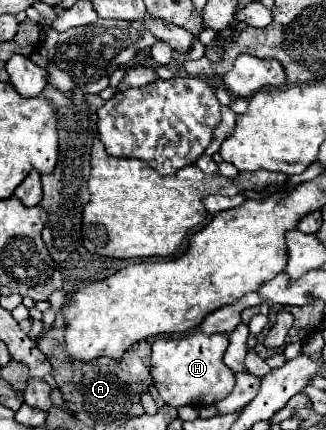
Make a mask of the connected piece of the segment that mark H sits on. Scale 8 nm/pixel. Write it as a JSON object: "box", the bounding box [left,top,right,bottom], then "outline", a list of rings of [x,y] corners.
{"box":[150,330,234,406],"outline":[[[200,330],[182,338],[156,338],[152,342],[150,376],[158,396],[168,406],[208,406],[226,398],[234,388],[234,372],[224,364],[228,336],[202,334]]]}

